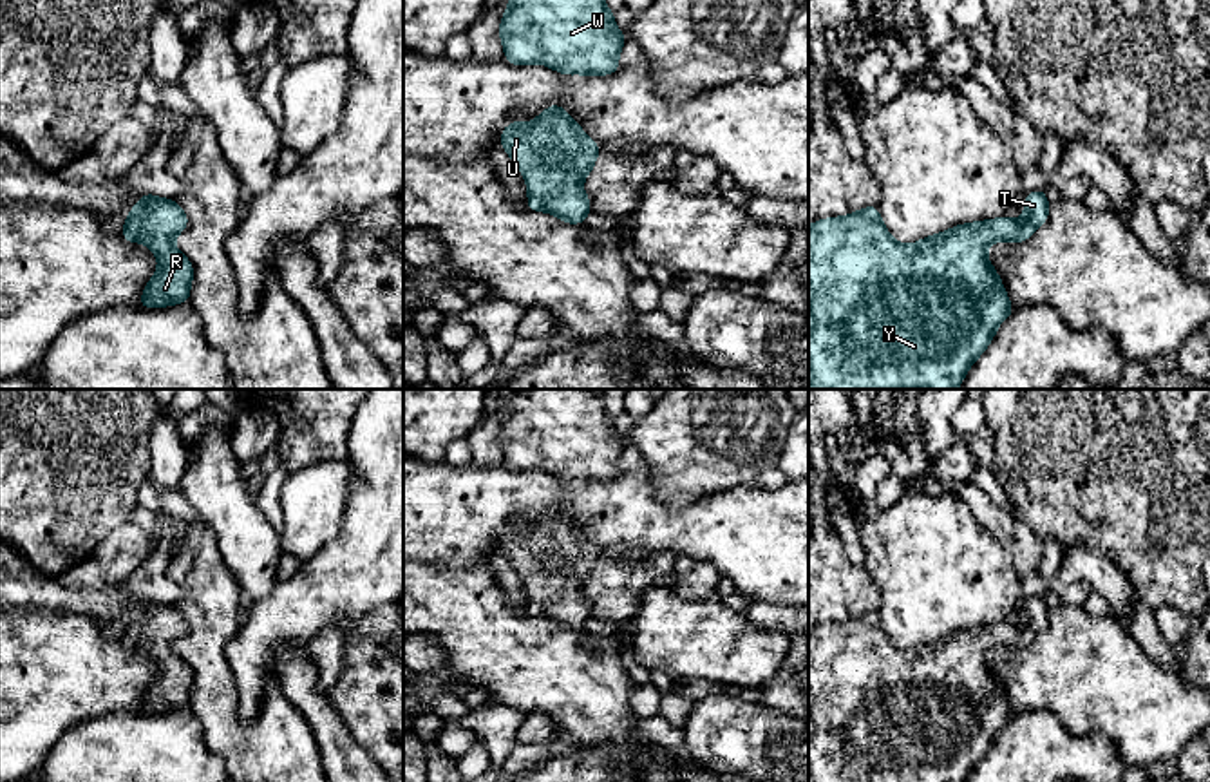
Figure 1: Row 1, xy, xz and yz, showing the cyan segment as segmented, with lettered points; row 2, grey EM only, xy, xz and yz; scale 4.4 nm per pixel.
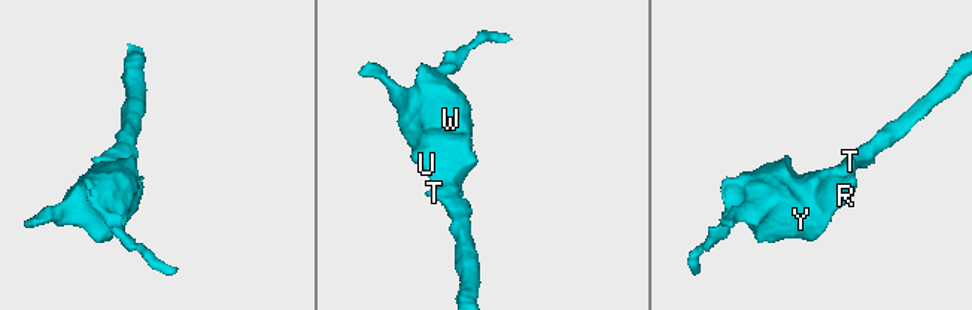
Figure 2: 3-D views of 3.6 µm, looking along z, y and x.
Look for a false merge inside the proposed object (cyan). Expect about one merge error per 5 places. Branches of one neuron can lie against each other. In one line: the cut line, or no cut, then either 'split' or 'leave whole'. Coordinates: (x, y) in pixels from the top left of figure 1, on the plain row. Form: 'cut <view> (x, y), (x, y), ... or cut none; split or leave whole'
cut none; leave whole

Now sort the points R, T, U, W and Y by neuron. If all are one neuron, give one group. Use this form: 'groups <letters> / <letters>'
groups R T U W Y

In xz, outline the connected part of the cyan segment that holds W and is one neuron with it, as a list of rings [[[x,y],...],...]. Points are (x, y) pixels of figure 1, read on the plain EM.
[[[519,389],[503,418],[499,443],[510,471],[541,469],[566,482],[617,478],[619,458],[626,449],[604,398],[591,389]]]

